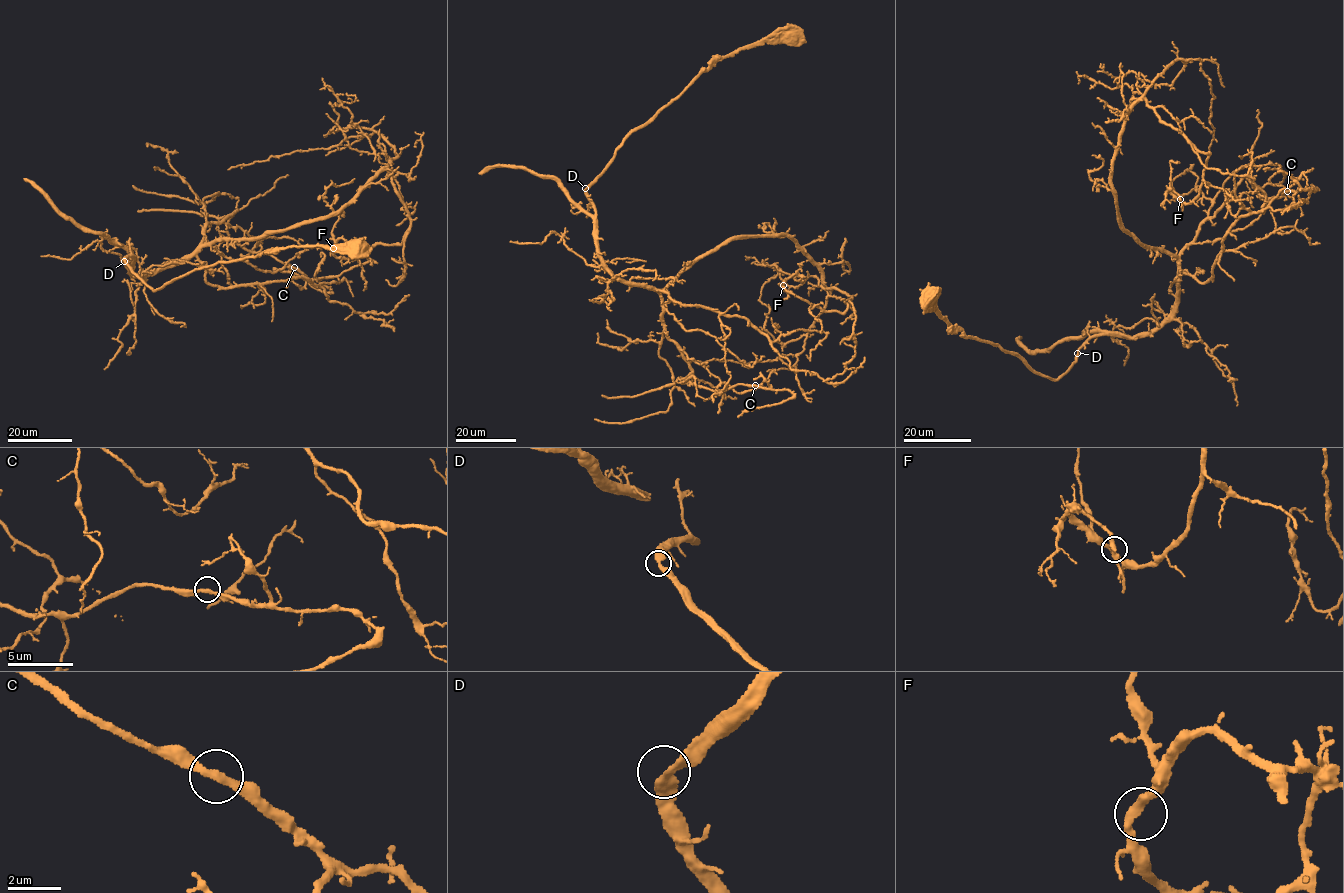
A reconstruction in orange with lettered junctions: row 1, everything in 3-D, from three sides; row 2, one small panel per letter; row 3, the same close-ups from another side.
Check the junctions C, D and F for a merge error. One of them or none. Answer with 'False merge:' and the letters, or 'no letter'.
False merge: no letter

